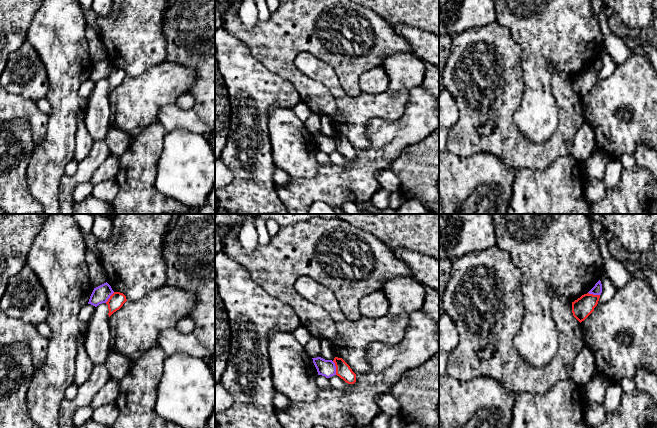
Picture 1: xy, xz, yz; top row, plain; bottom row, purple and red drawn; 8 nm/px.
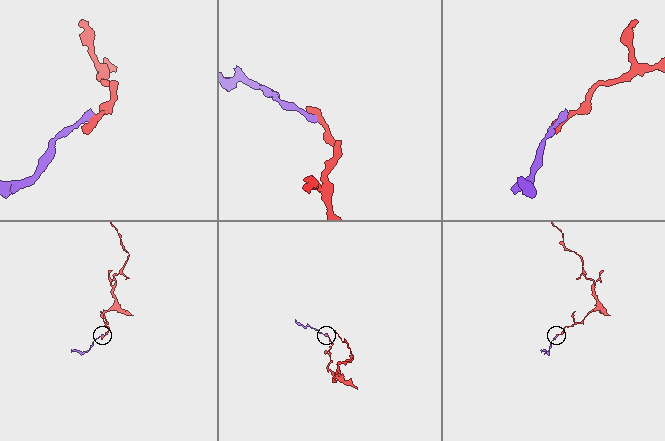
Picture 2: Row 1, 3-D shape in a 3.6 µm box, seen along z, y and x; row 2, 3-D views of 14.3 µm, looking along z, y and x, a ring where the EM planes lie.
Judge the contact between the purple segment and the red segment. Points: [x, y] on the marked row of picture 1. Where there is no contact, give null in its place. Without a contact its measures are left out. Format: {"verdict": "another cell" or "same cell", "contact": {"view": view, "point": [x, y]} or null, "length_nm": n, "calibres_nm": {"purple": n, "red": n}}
{"verdict": "another cell", "contact": {"view": "xz", "point": [335, 368]}, "length_nm": 120, "calibres_nm": {"purple": 140, "red": 120}}

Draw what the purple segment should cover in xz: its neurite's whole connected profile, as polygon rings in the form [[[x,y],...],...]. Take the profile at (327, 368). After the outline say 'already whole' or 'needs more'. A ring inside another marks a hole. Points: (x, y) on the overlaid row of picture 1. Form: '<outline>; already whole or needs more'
[[[321,357],[312,359],[317,369],[318,375],[325,376],[326,378],[336,375],[336,366],[332,360],[325,360]]]; already whole

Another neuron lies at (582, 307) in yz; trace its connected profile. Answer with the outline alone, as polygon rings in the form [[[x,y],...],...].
[[[584,294],[572,302],[573,316],[581,323],[584,321],[597,306],[600,295]]]

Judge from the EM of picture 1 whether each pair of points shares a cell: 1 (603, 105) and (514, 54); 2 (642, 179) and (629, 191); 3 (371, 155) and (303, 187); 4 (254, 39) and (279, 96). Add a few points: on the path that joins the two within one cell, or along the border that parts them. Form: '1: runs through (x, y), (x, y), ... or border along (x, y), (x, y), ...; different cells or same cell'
1: border along (580, 99), (585, 122); different cells
2: runs through (639, 182), (632, 189); same cell
3: runs through (354, 172), (342, 184), (320, 187); same cell
4: border along (248, 49), (254, 57), (271, 71), (285, 78); different cells

